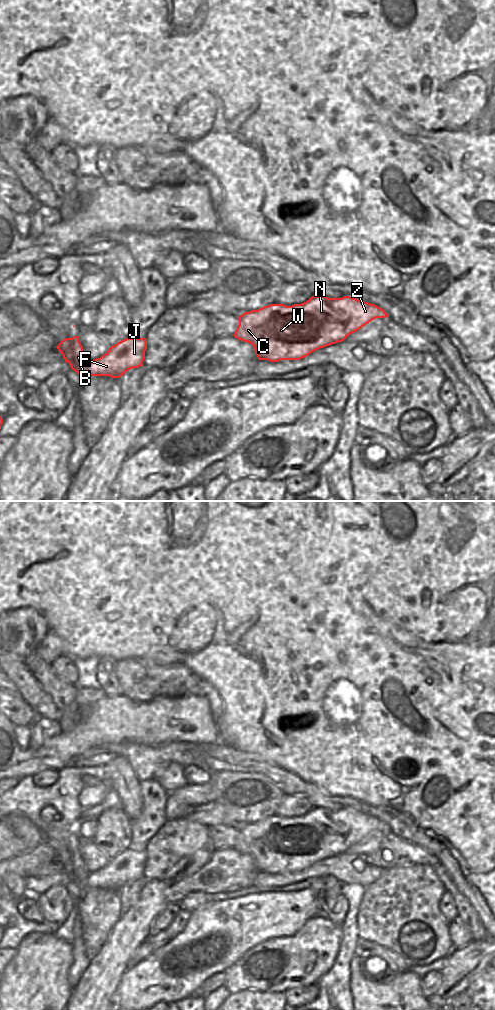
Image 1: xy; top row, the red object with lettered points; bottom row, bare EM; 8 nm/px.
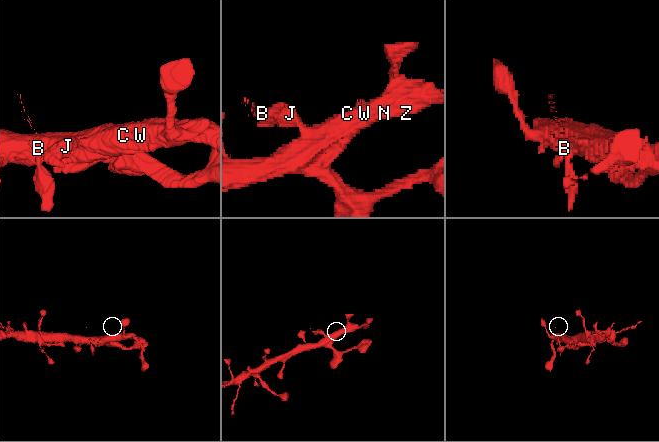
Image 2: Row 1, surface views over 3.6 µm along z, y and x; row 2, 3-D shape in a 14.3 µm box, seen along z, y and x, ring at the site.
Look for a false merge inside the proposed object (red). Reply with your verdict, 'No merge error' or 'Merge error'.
Merge error.

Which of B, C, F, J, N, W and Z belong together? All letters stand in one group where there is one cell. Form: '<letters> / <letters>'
B / C F J N W Z

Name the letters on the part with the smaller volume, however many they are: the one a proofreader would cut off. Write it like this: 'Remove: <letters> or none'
Remove: B

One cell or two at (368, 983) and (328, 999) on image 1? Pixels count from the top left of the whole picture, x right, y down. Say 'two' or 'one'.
two

